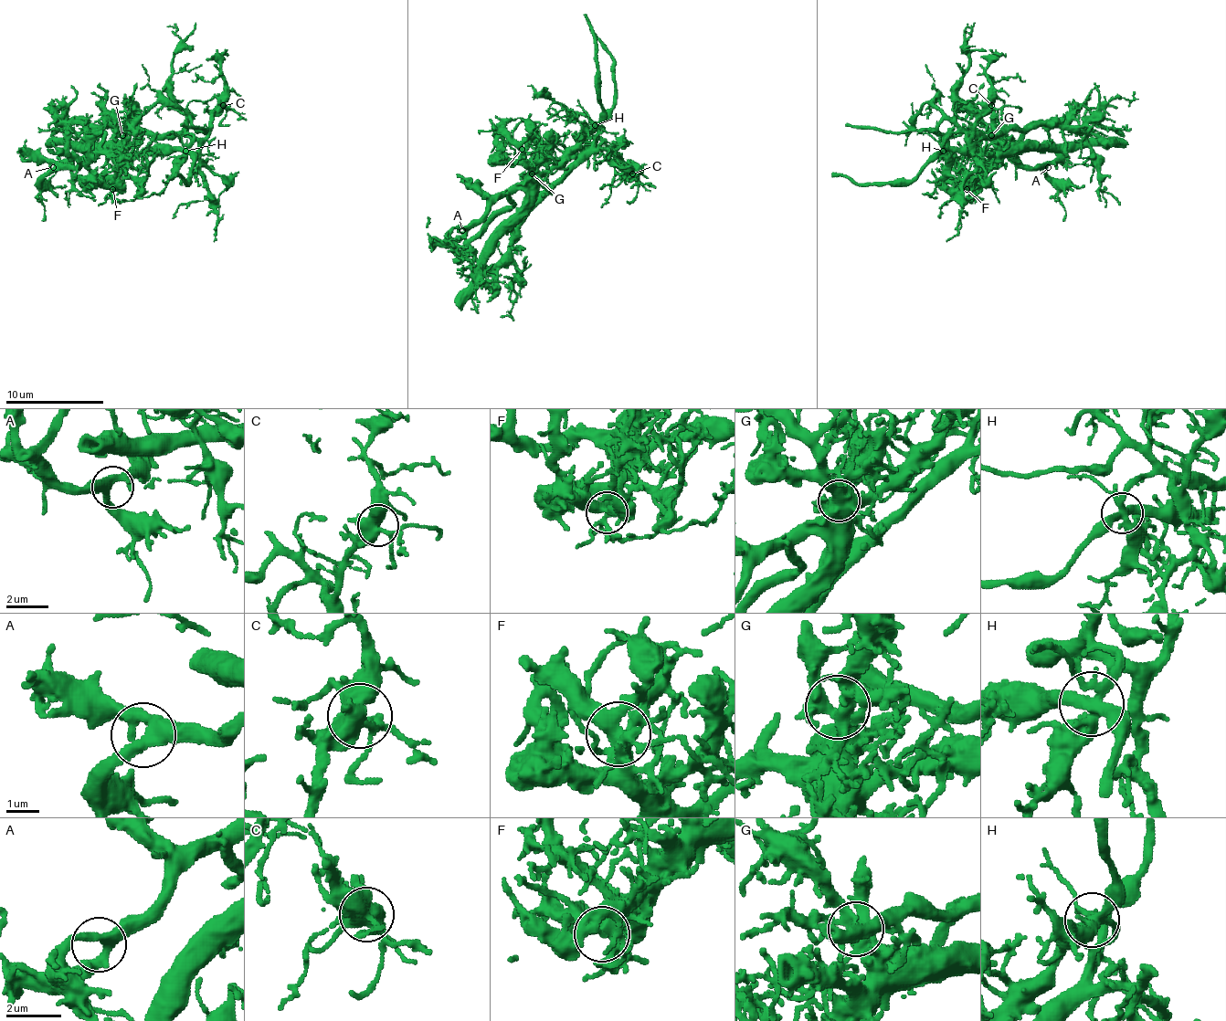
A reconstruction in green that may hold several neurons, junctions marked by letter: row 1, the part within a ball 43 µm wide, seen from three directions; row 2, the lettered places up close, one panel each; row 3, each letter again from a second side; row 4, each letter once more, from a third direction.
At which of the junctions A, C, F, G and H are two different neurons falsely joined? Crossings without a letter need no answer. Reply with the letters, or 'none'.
H

